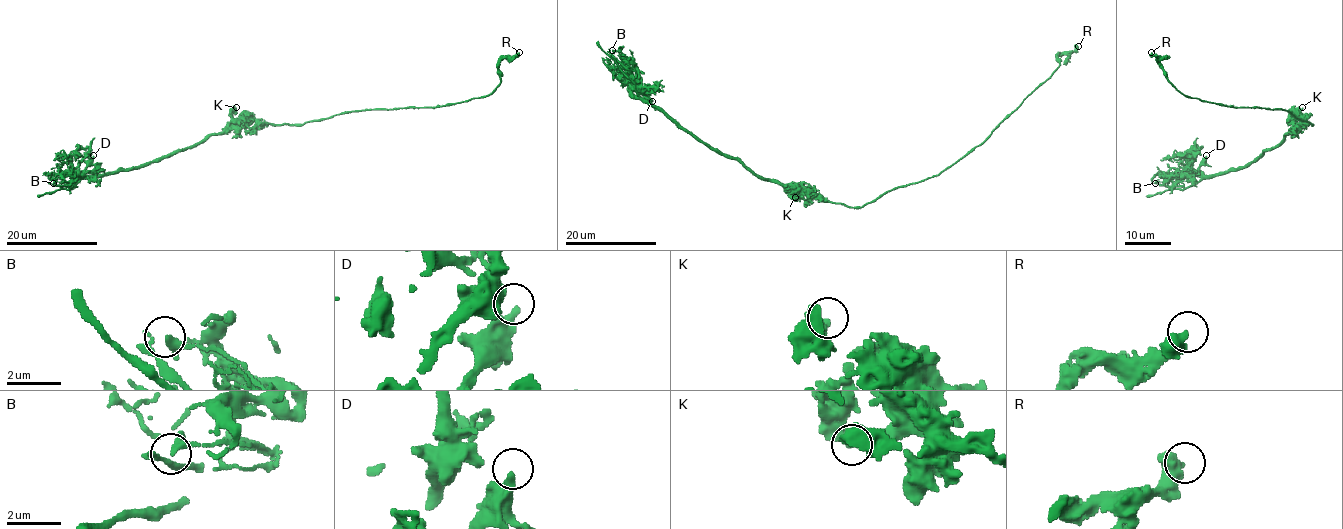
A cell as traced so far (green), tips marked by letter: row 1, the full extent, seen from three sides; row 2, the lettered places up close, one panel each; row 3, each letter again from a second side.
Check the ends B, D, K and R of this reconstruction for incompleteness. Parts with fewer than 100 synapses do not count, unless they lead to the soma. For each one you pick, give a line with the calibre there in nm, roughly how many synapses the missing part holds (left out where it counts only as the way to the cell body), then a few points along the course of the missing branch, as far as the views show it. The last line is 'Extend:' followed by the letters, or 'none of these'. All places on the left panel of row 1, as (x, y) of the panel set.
Extend: none of these

